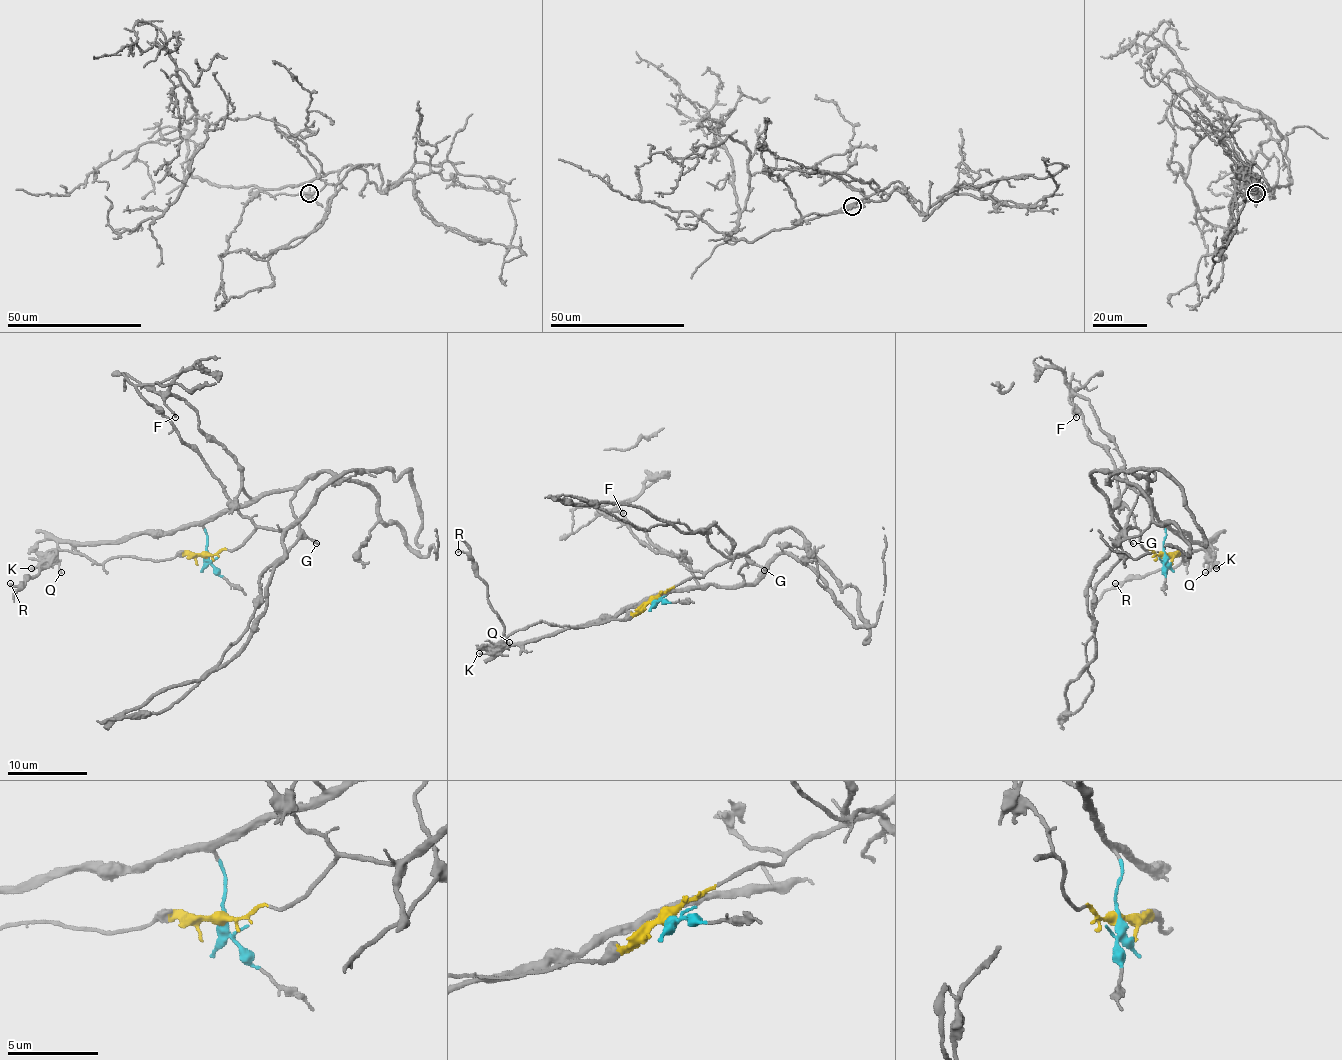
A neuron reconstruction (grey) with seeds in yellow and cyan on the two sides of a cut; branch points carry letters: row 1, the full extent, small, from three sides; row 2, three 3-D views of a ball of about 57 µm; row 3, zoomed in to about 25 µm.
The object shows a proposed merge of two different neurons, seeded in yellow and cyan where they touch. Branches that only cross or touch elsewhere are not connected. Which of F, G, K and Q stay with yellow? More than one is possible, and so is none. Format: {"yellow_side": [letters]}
{"yellow_side": ["K"]}

